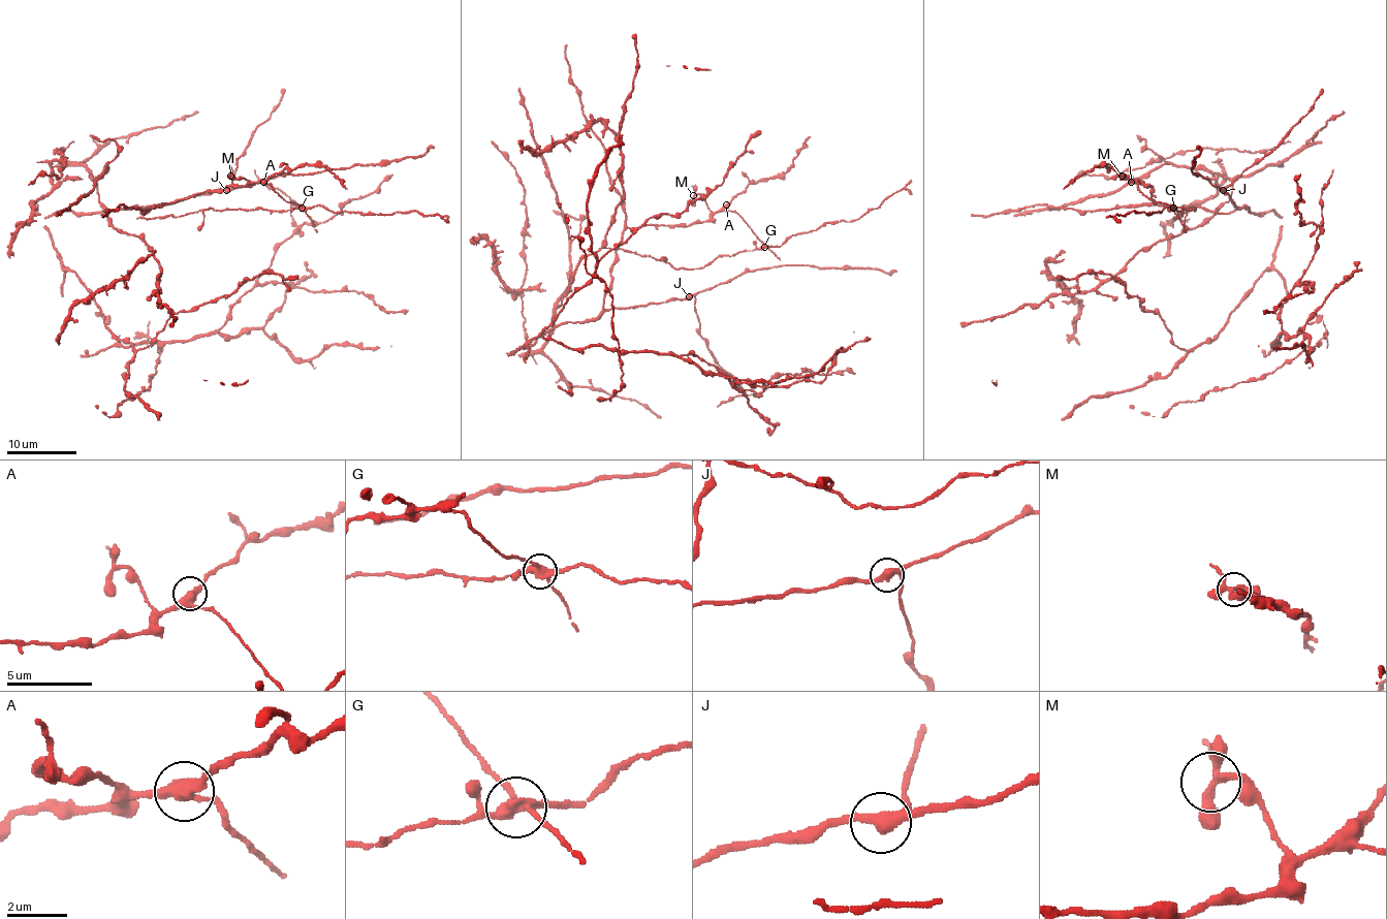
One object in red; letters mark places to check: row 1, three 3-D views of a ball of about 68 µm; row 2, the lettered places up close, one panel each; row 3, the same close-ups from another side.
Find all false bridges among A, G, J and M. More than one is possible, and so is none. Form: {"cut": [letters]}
{"cut": ["G"]}

